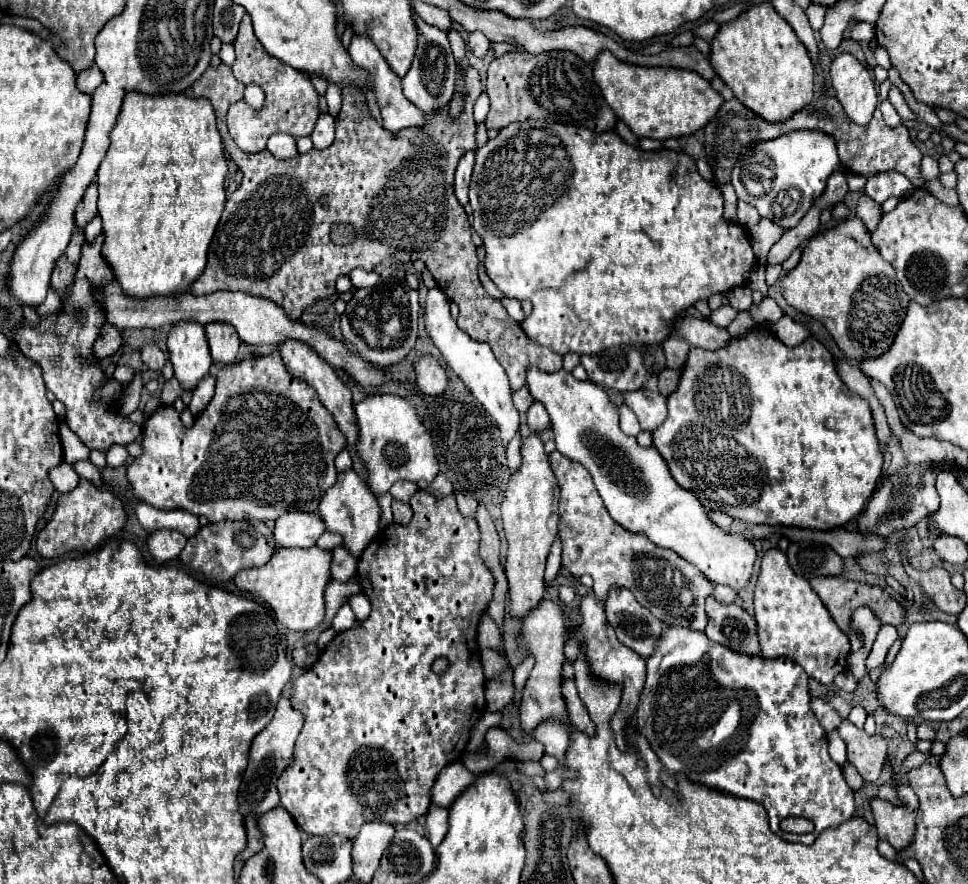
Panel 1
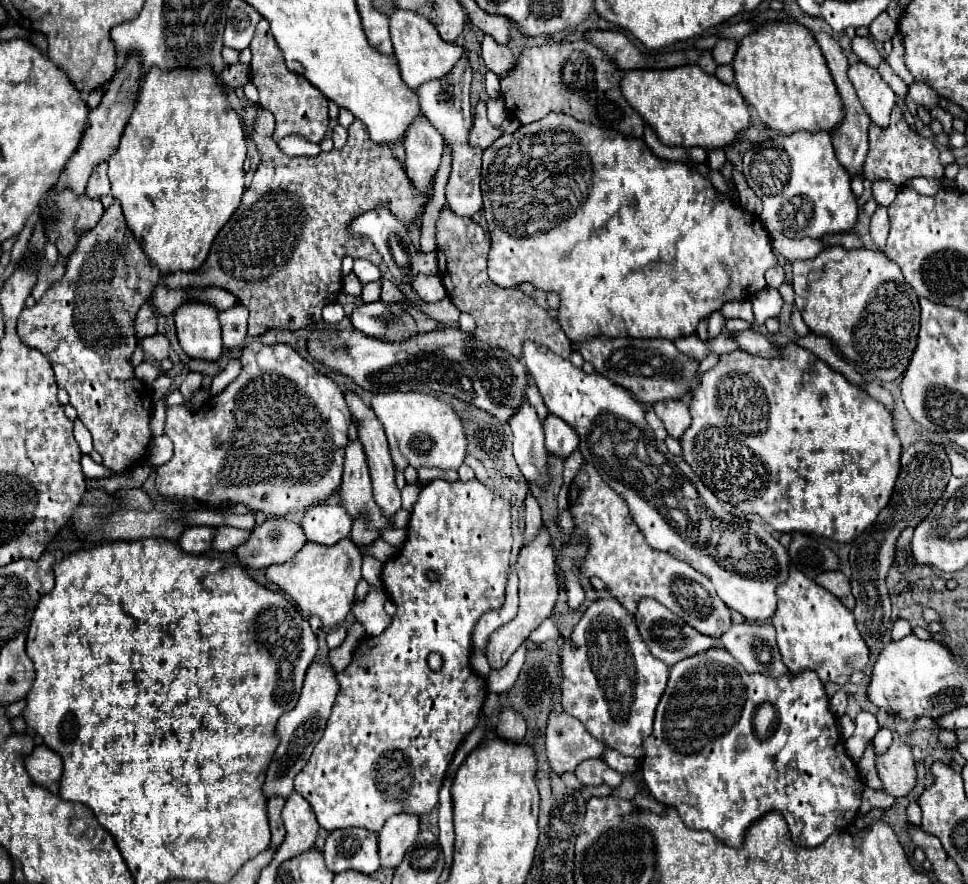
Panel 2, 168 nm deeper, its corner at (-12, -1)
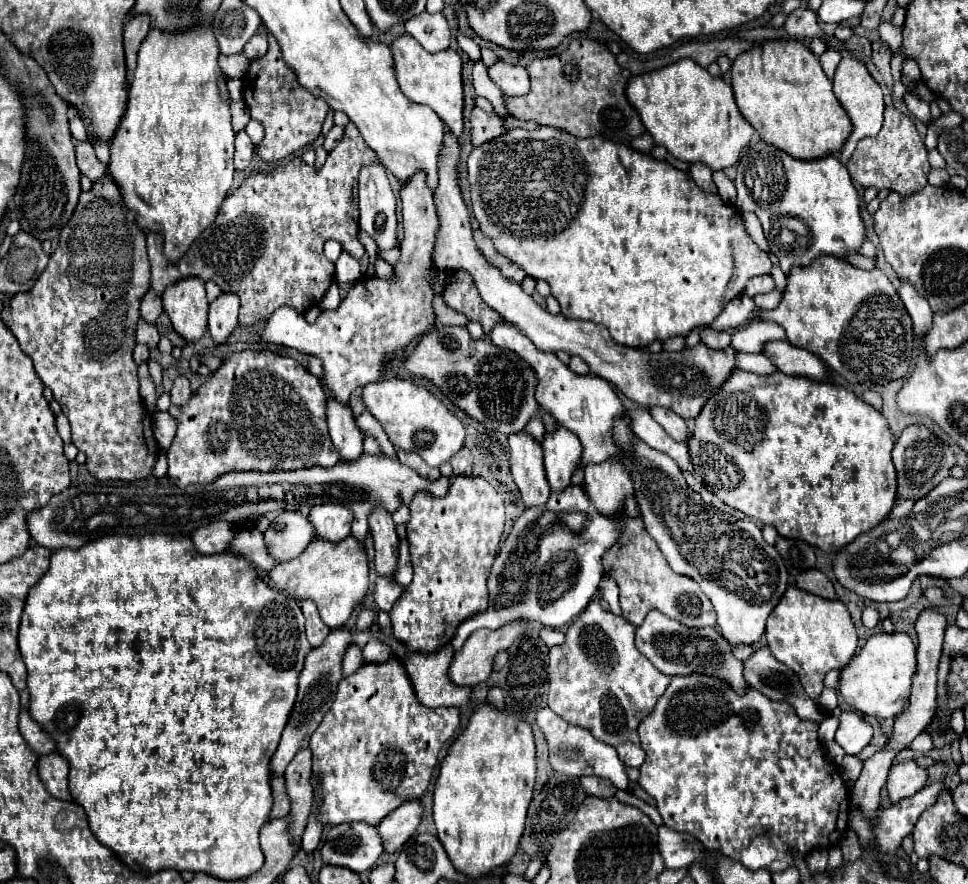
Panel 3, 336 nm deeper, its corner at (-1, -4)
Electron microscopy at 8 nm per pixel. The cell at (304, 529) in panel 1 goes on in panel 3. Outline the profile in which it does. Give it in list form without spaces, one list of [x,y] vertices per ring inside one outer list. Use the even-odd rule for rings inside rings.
[[[333,502],[313,506],[309,512],[309,522],[315,530],[315,536],[329,542],[339,542],[351,534],[351,518],[353,514],[347,510],[347,506]]]

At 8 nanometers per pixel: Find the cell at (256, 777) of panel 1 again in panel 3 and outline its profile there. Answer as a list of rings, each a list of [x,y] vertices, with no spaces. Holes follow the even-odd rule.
[[[337,628],[337,630],[331,630],[327,640],[323,642],[323,646],[313,648],[305,656],[305,664],[303,664],[303,670],[301,670],[299,682],[297,682],[297,686],[299,686],[297,700],[295,700],[295,706],[289,714],[289,720],[287,720],[287,726],[283,730],[277,752],[271,758],[271,768],[269,768],[271,774],[283,774],[287,764],[295,758],[295,754],[309,746],[309,738],[311,738],[313,730],[319,726],[319,722],[323,720],[323,716],[331,708],[331,702],[335,700],[337,684],[341,678],[341,658],[343,658],[343,654],[351,642],[353,642],[351,634],[343,628]]]

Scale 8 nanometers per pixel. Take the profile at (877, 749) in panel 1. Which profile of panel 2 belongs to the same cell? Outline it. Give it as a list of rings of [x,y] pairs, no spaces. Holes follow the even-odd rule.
[[[896,739],[884,755],[876,757],[876,767],[888,795],[904,797],[914,789],[916,761],[912,757],[912,749],[900,739]]]

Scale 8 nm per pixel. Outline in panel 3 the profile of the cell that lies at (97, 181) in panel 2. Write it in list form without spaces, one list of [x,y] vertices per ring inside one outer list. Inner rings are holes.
[[[77,142],[75,152],[77,152],[77,166],[79,166],[81,174],[85,174],[91,182],[97,182],[107,172],[105,164],[101,164],[97,160],[95,150],[89,142]]]

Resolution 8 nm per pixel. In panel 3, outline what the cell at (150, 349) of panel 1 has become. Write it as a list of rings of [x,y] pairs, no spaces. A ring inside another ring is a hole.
[[[139,320],[139,324],[137,324],[137,342],[139,344],[155,348],[159,344],[159,338],[161,336],[159,336],[159,332],[157,332],[157,328],[153,324],[147,324],[147,322]]]

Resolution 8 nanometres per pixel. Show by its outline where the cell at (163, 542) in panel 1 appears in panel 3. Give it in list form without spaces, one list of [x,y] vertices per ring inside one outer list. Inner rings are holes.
[[[213,522],[209,526],[197,528],[191,534],[191,540],[199,554],[219,554],[227,550],[227,542],[235,530],[237,526],[227,526],[227,522]]]

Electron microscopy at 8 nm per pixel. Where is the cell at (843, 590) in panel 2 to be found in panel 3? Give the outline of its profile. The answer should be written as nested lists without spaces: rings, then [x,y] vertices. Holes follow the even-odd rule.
[[[807,570],[803,572],[795,584],[805,590],[805,592],[811,592],[811,594],[817,594],[821,598],[827,598],[827,600],[835,600],[837,594],[833,590],[833,584],[829,582],[829,578],[821,572],[821,570]]]

